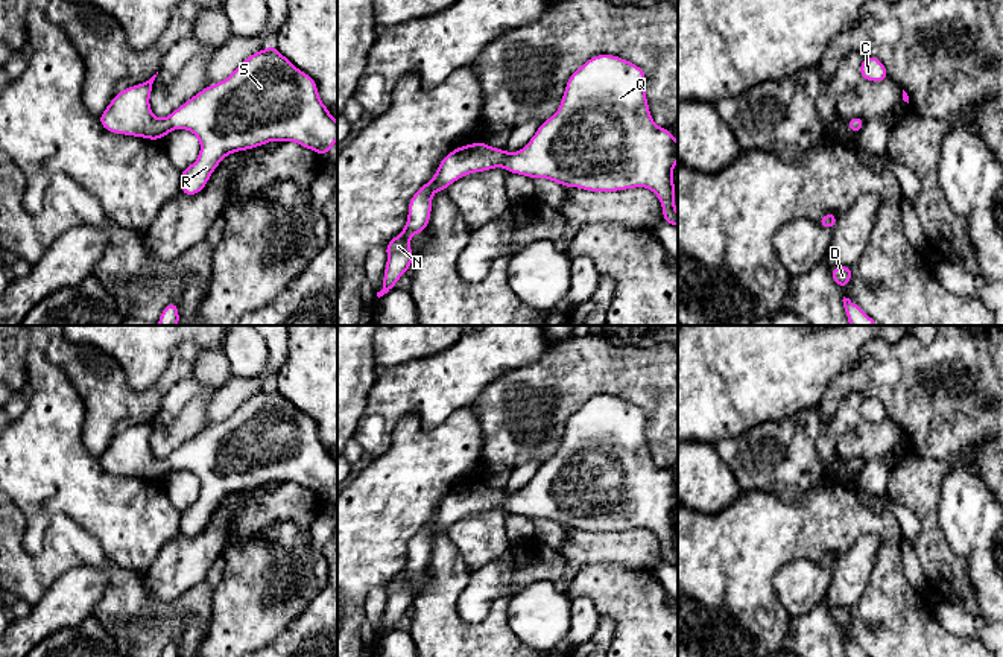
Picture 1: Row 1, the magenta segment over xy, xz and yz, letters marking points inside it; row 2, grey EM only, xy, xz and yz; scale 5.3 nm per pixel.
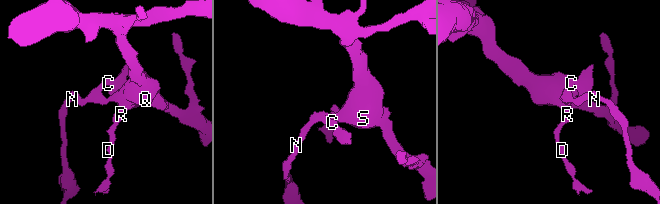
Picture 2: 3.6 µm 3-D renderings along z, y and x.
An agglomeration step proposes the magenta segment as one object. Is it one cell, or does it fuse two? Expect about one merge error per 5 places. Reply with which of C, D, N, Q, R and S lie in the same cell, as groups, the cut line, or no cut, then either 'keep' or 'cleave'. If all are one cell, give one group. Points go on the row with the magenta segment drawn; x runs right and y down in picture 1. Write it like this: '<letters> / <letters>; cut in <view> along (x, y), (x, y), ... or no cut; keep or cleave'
C D N Q R S; no cut; keep

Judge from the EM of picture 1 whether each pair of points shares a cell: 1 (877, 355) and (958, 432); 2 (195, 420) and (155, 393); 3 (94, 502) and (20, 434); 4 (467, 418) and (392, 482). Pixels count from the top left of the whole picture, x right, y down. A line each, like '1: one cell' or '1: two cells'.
1: one cell
2: two cells
3: one cell
4: one cell

